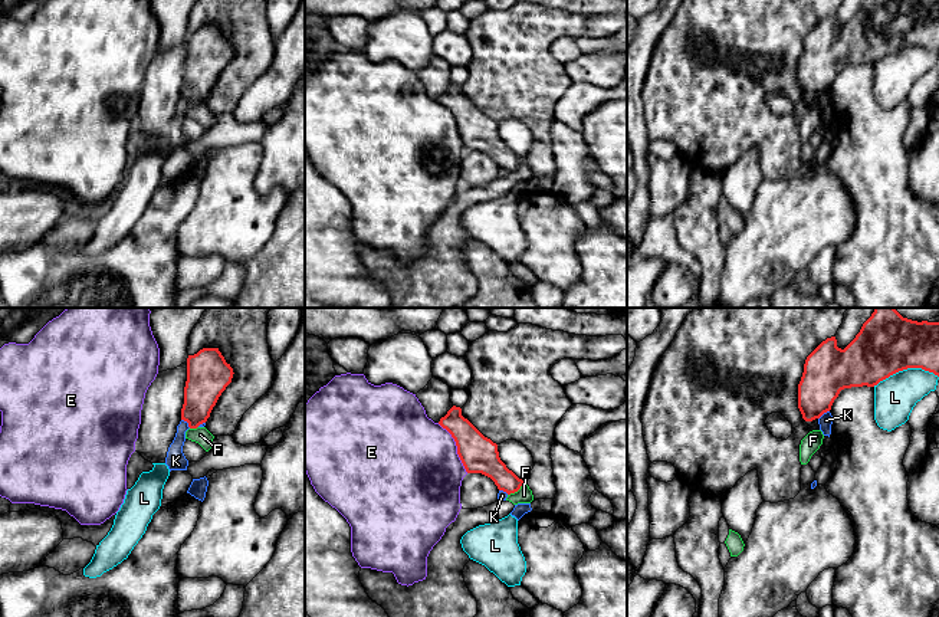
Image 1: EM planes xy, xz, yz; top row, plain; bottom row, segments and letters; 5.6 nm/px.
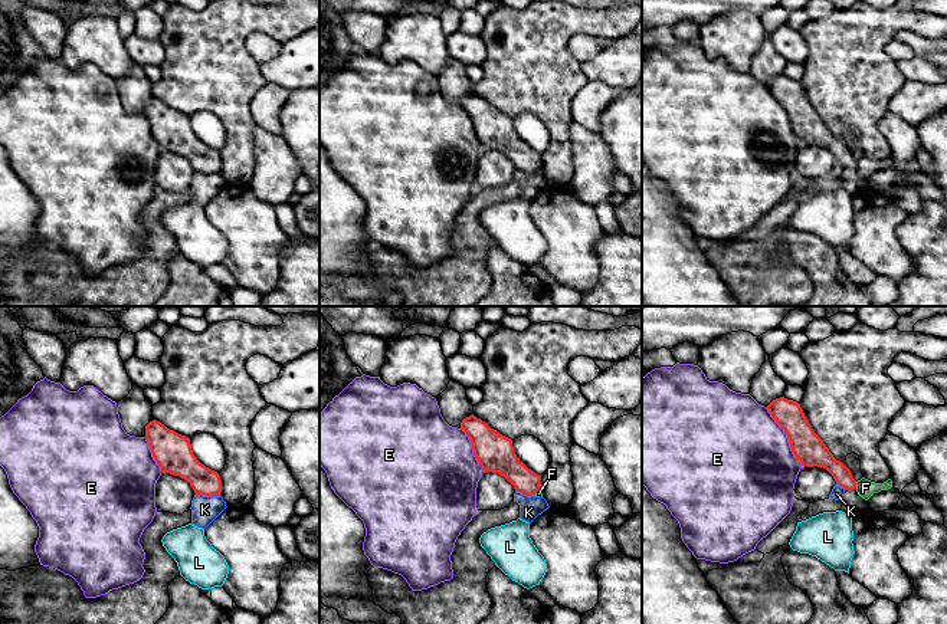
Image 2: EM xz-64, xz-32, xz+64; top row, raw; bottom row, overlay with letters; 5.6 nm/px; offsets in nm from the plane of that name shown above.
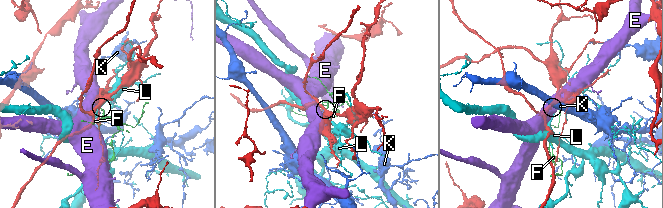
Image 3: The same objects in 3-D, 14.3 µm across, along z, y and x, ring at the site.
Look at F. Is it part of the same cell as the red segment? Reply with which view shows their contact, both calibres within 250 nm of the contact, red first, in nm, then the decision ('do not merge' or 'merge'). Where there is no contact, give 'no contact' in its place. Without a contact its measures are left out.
contact in xz; calibres 160 and 90 nm; do not merge

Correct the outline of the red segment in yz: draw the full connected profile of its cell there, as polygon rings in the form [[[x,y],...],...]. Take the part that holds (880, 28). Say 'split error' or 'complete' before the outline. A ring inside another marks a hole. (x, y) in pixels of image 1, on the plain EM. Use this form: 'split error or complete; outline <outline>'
complete; outline [[[864,0],[844,27],[831,14],[807,35],[798,62],[798,86],[805,99],[812,99],[831,88],[841,68],[874,65],[907,46],[922,46],[939,55],[939,0]]]

